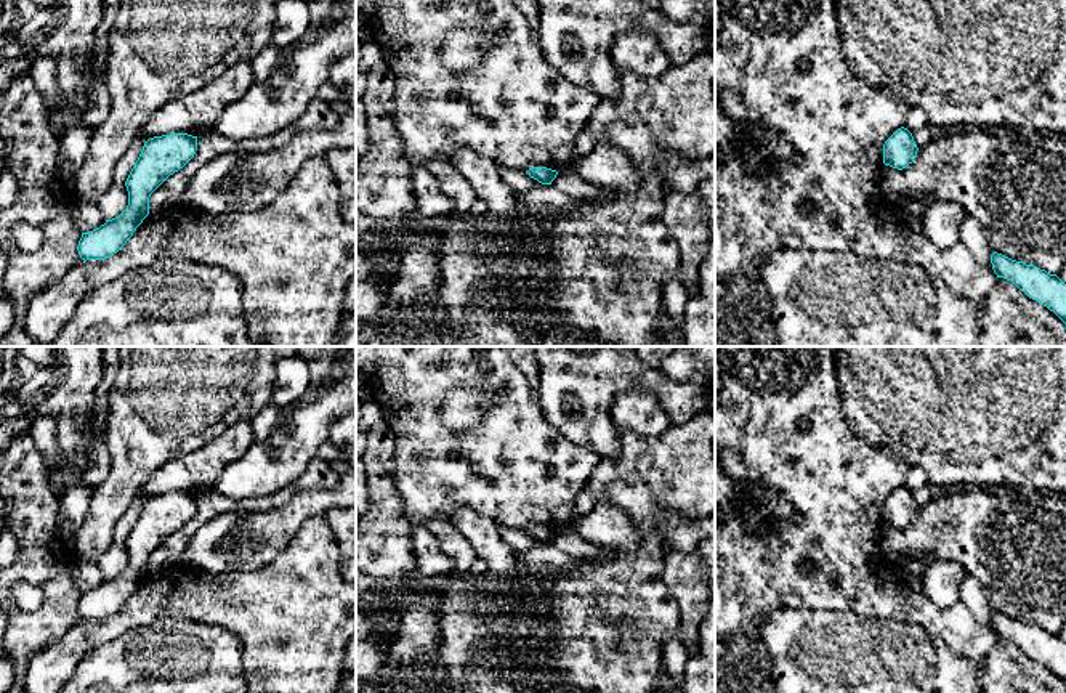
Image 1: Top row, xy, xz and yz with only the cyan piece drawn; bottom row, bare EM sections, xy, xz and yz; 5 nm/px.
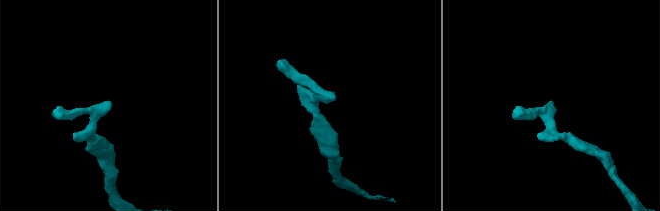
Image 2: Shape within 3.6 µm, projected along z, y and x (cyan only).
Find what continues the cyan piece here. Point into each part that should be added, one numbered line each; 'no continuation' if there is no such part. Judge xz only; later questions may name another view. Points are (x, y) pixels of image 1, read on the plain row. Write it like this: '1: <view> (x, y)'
1: xz (573, 544)

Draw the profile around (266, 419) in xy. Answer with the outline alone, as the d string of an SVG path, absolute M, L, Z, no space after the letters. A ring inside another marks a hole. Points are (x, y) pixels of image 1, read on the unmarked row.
M269 403L250 420L255 443L261 443L269 436L282 412L284 411L281 407L277 407L274 403Z

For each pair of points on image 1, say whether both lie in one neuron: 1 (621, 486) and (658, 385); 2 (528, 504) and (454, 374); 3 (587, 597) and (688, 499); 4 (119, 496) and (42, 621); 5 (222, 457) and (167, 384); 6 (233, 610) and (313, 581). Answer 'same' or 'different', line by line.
1: different
2: same
3: same
4: different
5: different
6: same

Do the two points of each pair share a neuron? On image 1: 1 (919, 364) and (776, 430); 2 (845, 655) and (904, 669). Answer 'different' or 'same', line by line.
1: different
2: same

